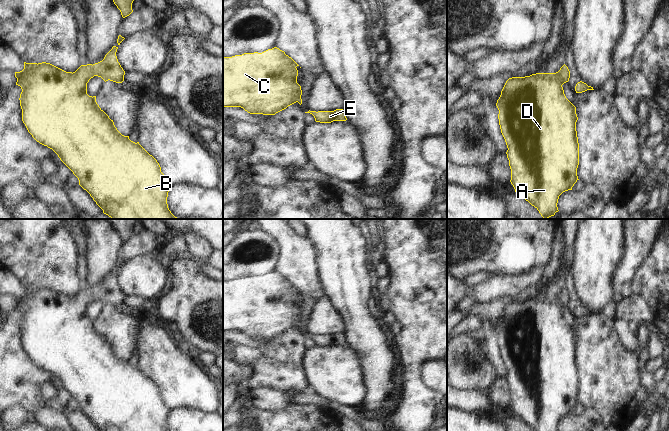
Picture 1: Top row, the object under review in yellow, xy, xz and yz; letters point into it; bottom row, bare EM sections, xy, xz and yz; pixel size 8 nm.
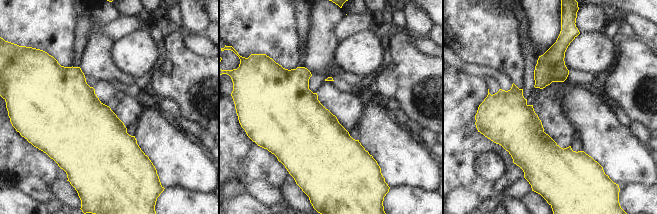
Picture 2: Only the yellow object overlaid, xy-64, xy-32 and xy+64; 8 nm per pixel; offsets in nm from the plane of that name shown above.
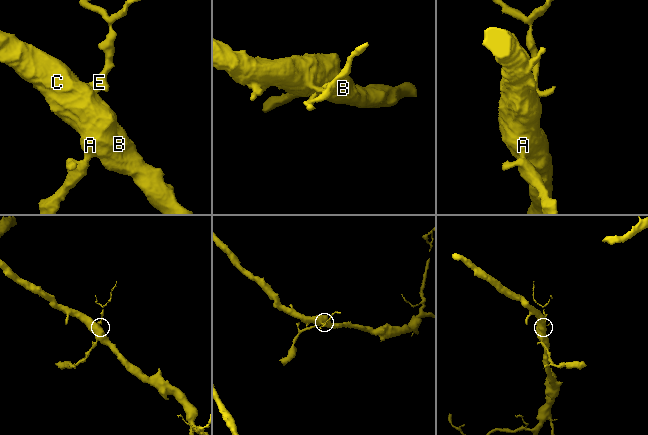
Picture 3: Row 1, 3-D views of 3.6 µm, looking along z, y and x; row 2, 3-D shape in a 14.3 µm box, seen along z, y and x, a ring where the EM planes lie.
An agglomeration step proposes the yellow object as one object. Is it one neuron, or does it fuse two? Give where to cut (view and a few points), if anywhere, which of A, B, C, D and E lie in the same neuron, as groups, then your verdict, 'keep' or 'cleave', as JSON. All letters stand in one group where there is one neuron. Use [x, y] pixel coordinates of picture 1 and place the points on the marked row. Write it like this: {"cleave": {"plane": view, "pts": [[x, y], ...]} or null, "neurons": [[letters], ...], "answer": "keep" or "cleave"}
{"cleave": null, "neurons": [["A", "B", "C", "D", "E"]], "answer": "keep"}

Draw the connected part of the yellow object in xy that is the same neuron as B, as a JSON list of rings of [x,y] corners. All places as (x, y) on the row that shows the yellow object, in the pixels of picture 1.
[[[113,46],[102,61],[93,65],[81,65],[73,73],[46,62],[38,64],[24,62],[24,69],[15,72],[16,85],[22,89],[19,98],[22,121],[37,142],[58,155],[78,178],[79,185],[90,194],[103,213],[112,219],[180,219],[168,208],[167,197],[172,186],[165,180],[157,160],[139,142],[135,143],[129,139],[129,136],[122,135],[113,120],[99,107],[96,96],[87,94],[87,83],[94,76],[101,77],[105,82],[124,81],[125,71],[118,62],[117,49],[118,47]]]

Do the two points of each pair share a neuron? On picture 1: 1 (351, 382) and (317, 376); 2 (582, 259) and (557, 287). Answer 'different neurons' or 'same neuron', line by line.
1: same neuron
2: different neurons

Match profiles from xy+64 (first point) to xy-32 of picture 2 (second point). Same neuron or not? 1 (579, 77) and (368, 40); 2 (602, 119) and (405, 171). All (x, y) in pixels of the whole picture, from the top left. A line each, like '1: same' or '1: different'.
1: different
2: same

